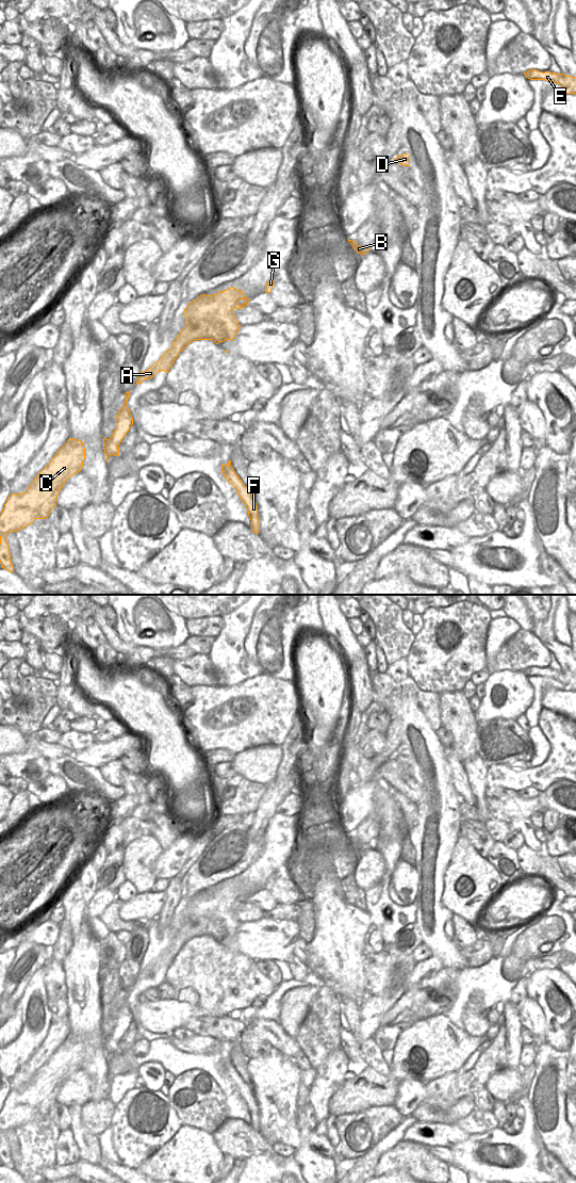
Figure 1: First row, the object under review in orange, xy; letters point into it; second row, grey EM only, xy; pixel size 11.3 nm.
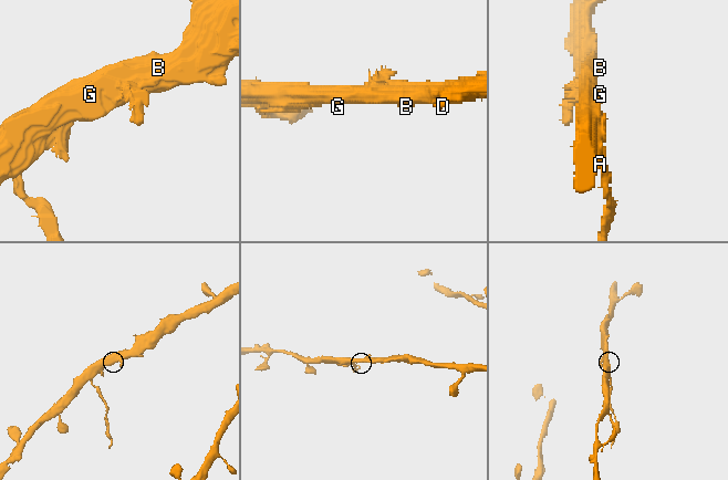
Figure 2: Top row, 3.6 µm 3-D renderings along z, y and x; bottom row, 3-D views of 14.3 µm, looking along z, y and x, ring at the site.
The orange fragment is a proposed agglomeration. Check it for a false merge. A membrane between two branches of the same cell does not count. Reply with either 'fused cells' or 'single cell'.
fused cells

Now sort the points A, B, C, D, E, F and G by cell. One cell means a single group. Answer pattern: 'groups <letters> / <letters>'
groups A B C D E G / F

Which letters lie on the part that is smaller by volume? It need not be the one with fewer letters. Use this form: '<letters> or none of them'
F

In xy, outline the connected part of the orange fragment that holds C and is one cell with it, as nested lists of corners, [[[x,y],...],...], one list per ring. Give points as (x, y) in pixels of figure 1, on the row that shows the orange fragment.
[[[69,438],[56,452],[50,463],[35,476],[34,481],[22,493],[11,493],[0,515],[0,563],[2,568],[14,572],[6,535],[17,532],[34,522],[35,519],[46,519],[56,506],[57,495],[65,482],[81,471],[85,459],[85,448],[78,439]]]

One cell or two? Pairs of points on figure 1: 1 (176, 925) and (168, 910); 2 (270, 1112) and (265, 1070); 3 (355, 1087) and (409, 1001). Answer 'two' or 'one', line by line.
1: two
2: one
3: two

